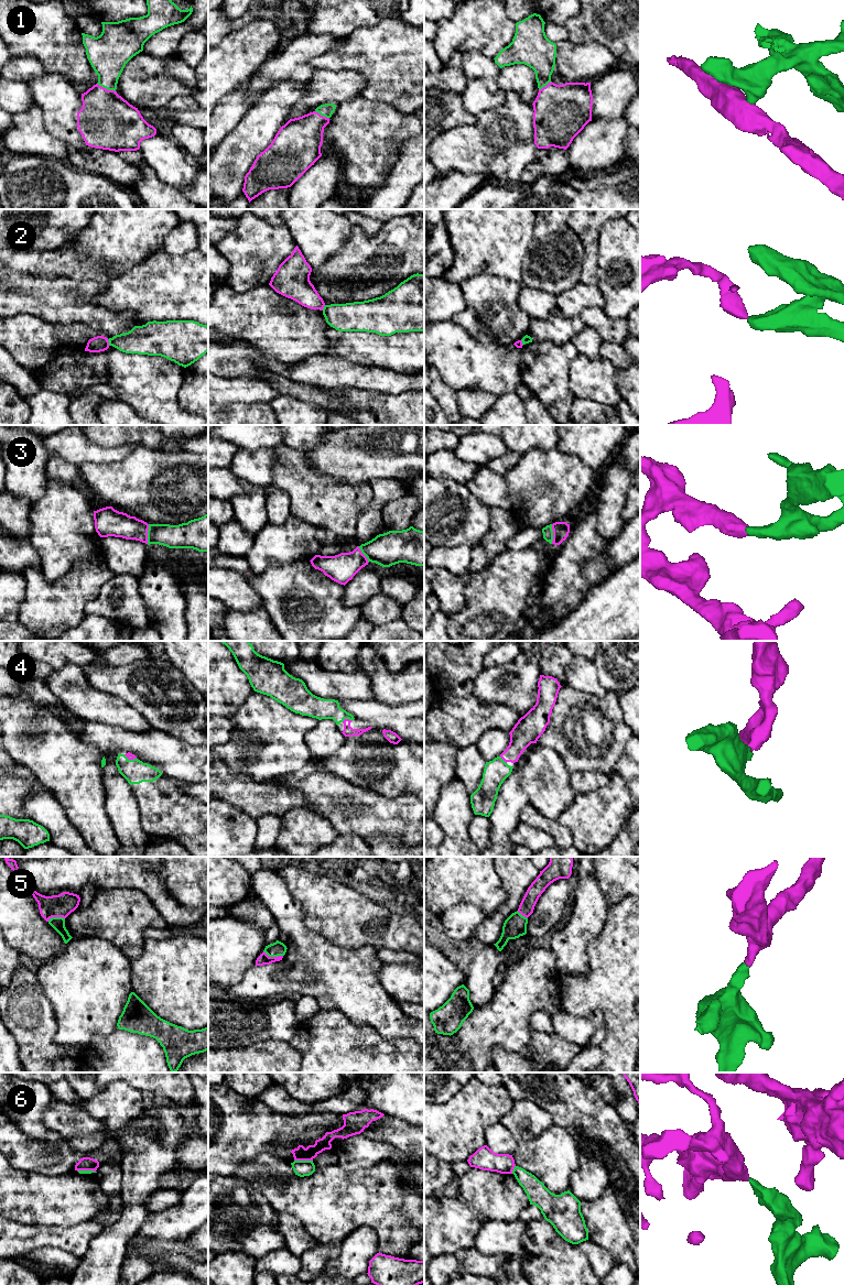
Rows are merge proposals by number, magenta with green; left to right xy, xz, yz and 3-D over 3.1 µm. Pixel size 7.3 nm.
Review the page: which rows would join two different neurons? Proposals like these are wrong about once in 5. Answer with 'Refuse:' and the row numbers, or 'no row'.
Refuse: 2, 6

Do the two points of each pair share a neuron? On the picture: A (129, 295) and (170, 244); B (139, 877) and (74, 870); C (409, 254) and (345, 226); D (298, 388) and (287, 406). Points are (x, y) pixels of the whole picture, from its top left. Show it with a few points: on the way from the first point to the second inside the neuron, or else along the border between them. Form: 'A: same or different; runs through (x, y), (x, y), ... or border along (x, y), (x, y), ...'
A: different; border along (162, 249), (169, 253), (177, 254), (191, 251)
B: same; runs through (122, 870), (90, 870)
C: different; border along (353, 225), (345, 244), (338, 251)
D: different; border along (281, 394), (295, 398), (315, 407)

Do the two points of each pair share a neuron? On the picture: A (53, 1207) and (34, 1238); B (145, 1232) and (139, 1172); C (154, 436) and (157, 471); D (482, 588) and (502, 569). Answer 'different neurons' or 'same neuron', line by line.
A: different neurons
B: different neurons
C: different neurons
D: same neuron

